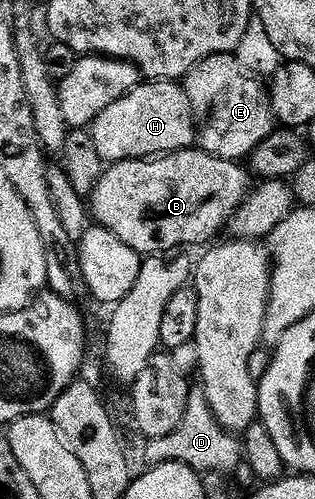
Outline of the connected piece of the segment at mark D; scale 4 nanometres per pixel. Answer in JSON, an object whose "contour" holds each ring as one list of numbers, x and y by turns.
{"contour":[[199,389,189,390,186,397,186,413,182,413,181,421,170,433,145,438,143,442,145,464,148,465,178,461,190,465,201,473,205,471,232,473,242,462,241,440,217,421,203,391]]}

